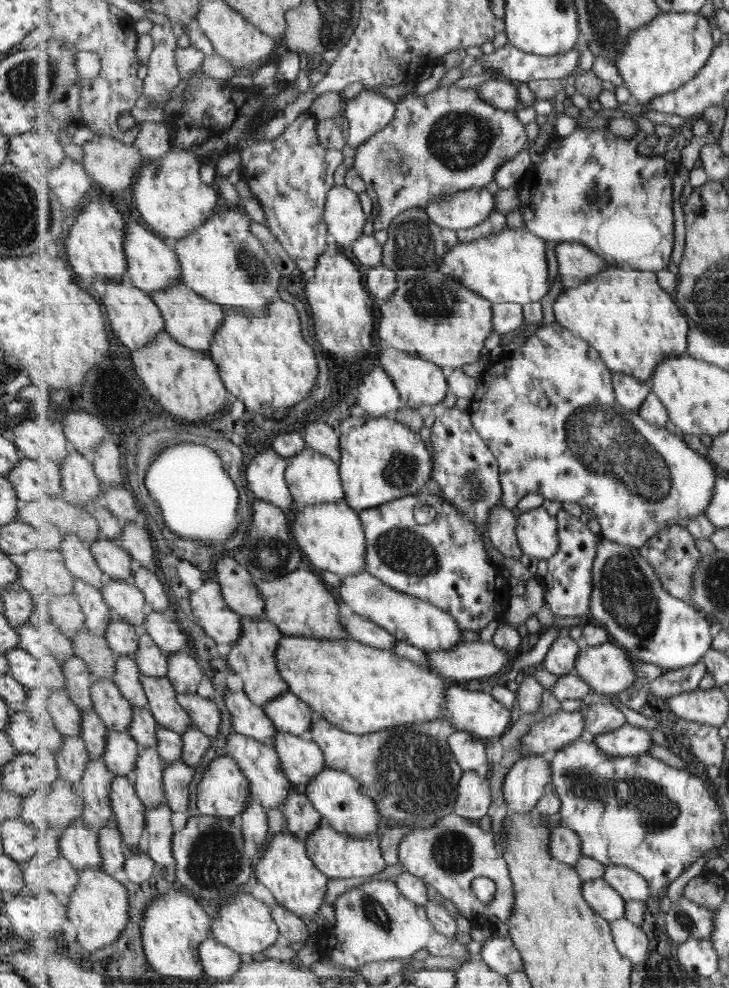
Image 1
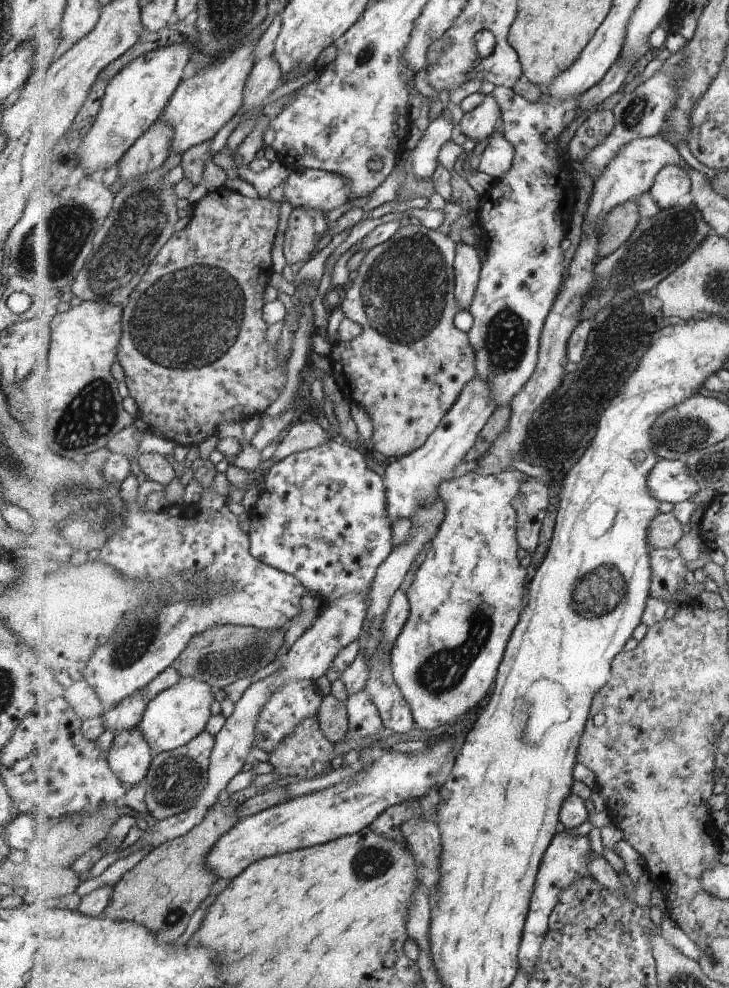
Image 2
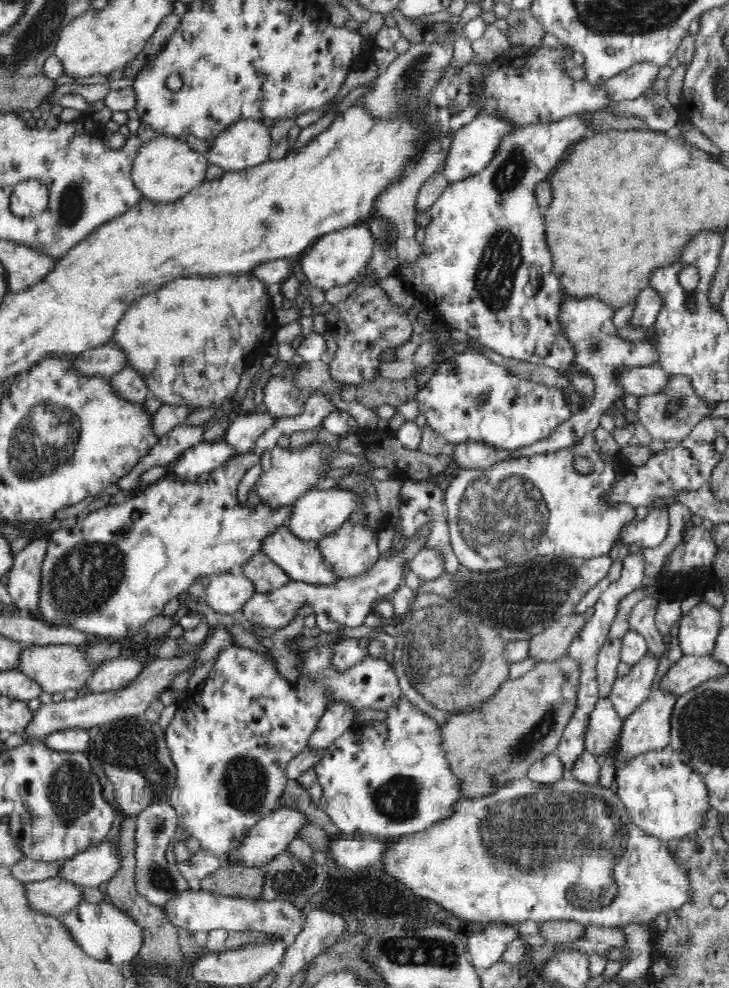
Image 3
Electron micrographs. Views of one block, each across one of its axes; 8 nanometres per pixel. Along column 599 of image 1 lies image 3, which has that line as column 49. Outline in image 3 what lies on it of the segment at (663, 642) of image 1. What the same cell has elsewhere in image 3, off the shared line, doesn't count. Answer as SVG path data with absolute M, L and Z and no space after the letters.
M309 392L303 411L295 417L279 418L272 428L258 437L255 446L238 455L226 466L210 473L208 481L195 484L183 480L161 478L126 496L122 504L92 506L85 518L65 523L49 534L47 553L42 565L42 582L37 618L50 625L72 626L104 639L122 640L141 632L146 622L164 612L169 600L184 594L200 576L223 575L236 572L254 556L263 552L263 544L280 527L289 528L294 504L271 507L260 501L254 508L238 502L238 484L246 471L259 463L266 452L276 446L279 438L308 431L323 424L328 414L338 410L329 394Z

